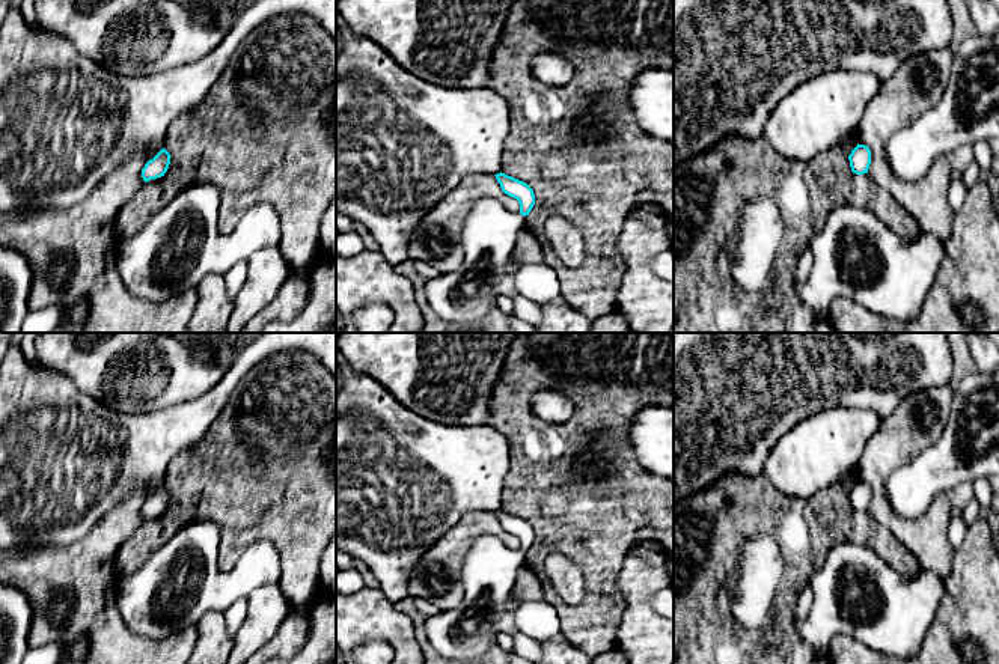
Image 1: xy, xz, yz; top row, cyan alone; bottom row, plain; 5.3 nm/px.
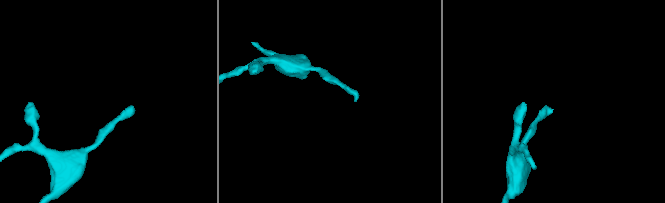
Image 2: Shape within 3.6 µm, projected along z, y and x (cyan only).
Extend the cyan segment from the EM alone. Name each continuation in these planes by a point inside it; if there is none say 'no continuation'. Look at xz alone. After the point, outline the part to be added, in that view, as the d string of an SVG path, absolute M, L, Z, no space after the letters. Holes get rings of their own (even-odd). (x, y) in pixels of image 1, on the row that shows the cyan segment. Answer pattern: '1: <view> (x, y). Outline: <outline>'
1: xz (466, 295). Outline: M493 197L472 205L461 233L464 259L460 268L423 285L428 303L440 319L472 327L496 309L497 283L508 271L524 226L524 215L508 211Z

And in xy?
no continuation

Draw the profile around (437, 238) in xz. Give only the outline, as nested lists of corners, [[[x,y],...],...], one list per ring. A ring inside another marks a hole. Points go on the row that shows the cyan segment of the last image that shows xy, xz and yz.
[[[472,173],[417,224],[408,242],[408,259],[429,263],[440,274],[458,270],[464,259],[461,244],[464,220],[472,205],[484,197],[499,200],[511,212],[520,212],[518,200],[502,191],[494,175]]]

